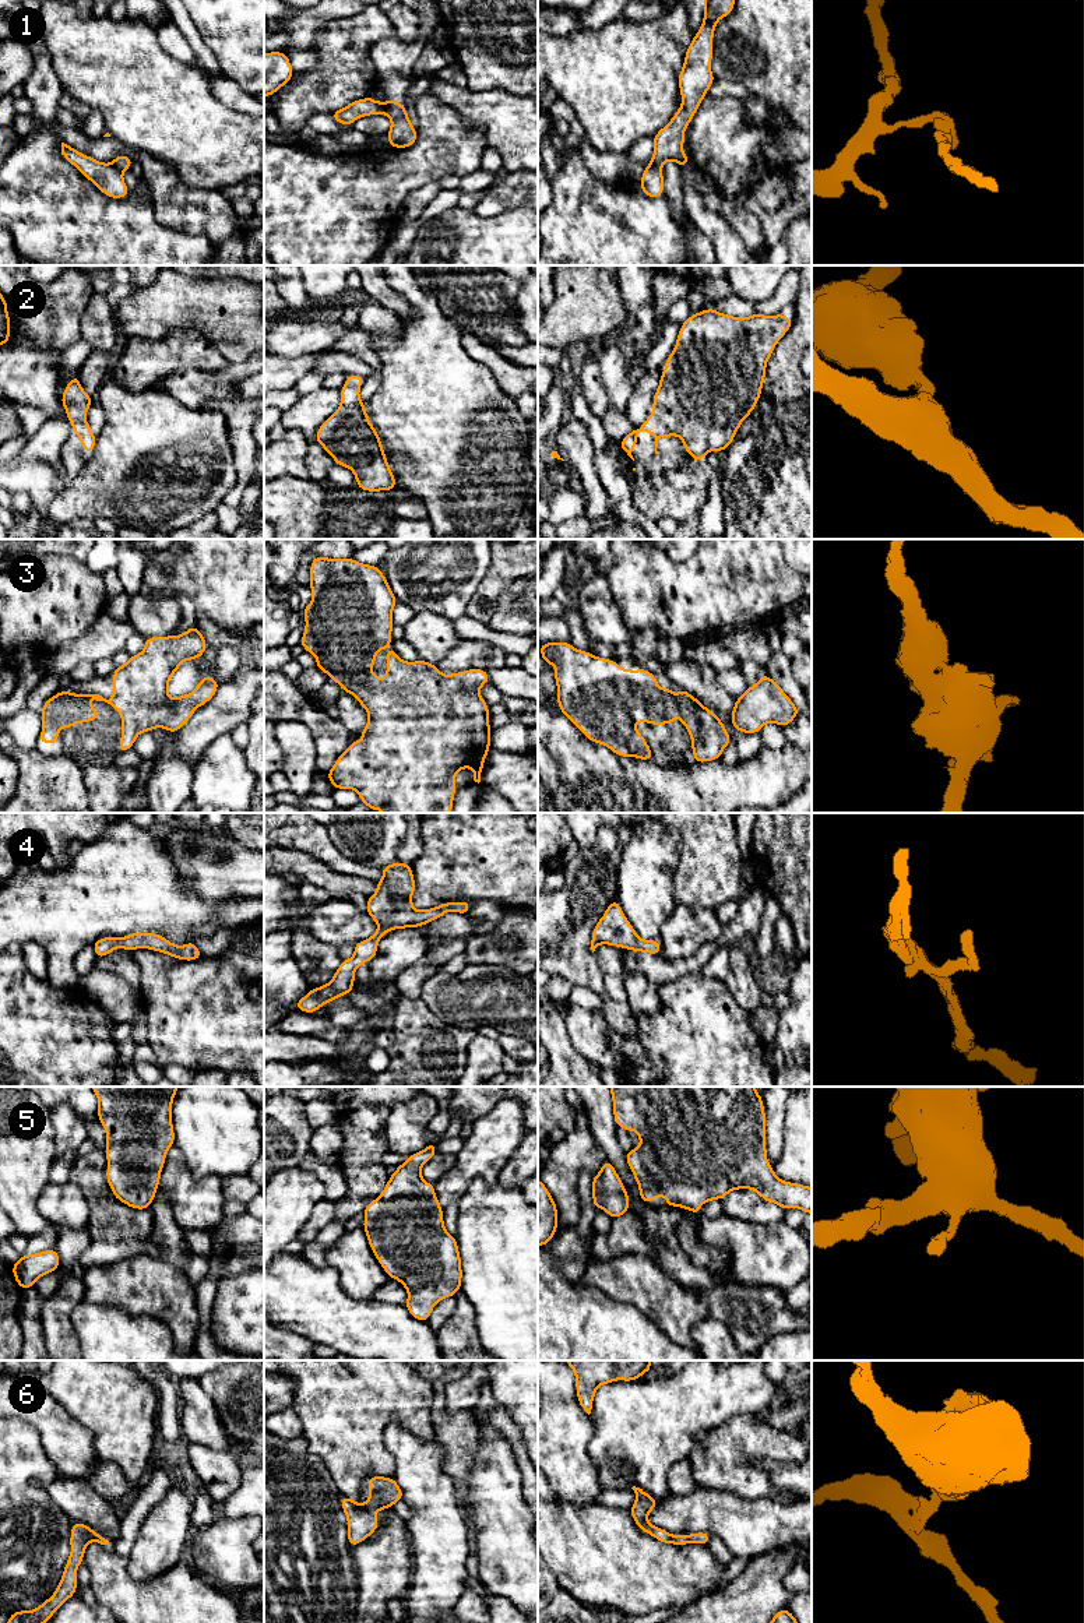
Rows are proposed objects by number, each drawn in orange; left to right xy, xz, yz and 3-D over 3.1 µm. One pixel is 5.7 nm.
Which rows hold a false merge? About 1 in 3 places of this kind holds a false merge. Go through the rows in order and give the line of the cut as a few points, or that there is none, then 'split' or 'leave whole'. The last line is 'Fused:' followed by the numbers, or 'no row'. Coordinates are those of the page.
1: cut in xz along (389, 101), (386, 113); split
2: no cut; leave whole
3: no cut; leave whole
4: no cut; leave whole
5: no cut; leave whole
6: no cut; leave whole
Fused: 1

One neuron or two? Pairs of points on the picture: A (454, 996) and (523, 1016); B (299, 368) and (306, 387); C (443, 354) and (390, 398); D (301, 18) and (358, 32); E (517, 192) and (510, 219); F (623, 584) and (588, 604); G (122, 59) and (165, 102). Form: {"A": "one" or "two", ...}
{"A": "one", "B": "two", "C": "one", "D": "two", "E": "two", "F": "two", "G": "one"}

